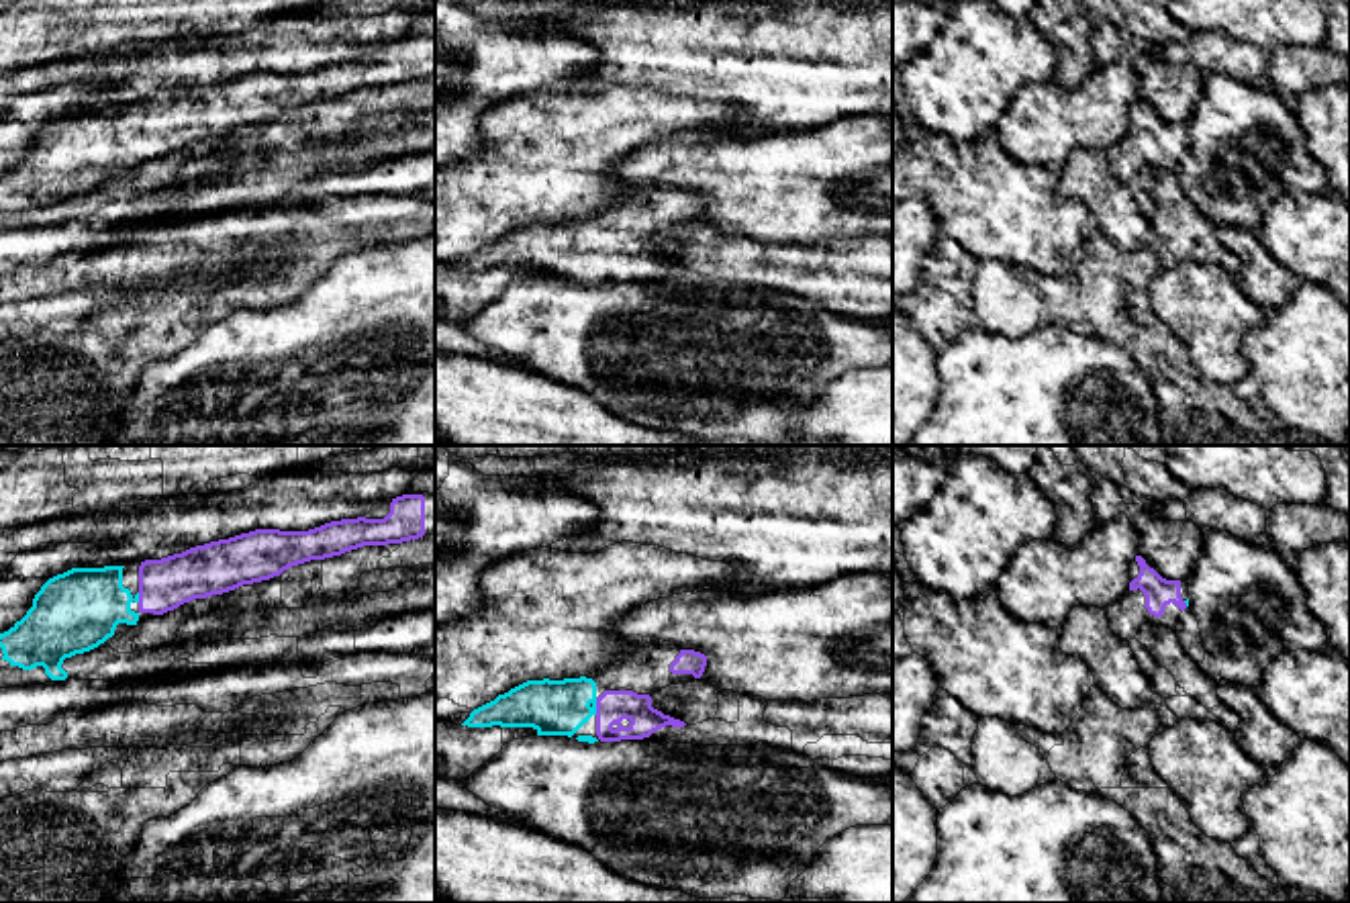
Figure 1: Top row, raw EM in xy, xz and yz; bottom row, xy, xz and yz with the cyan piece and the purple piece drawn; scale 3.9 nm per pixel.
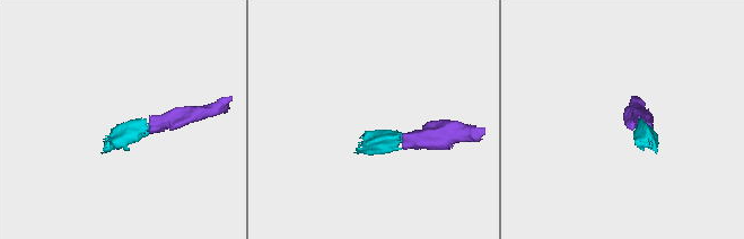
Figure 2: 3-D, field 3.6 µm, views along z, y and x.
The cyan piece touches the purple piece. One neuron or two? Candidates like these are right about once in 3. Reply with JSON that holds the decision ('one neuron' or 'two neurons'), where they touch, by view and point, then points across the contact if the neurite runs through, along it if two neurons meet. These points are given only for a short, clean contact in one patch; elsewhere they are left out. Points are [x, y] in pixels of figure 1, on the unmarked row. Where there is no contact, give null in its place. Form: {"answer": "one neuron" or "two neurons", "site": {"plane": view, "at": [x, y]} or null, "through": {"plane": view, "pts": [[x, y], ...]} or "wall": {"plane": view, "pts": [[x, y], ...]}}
{"answer": "one neuron", "site": {"plane": "xz", "at": [595, 250]}, "through": {"plane": "xz", "pts": [[554, 250], [595, 250], [613, 248]]}}

